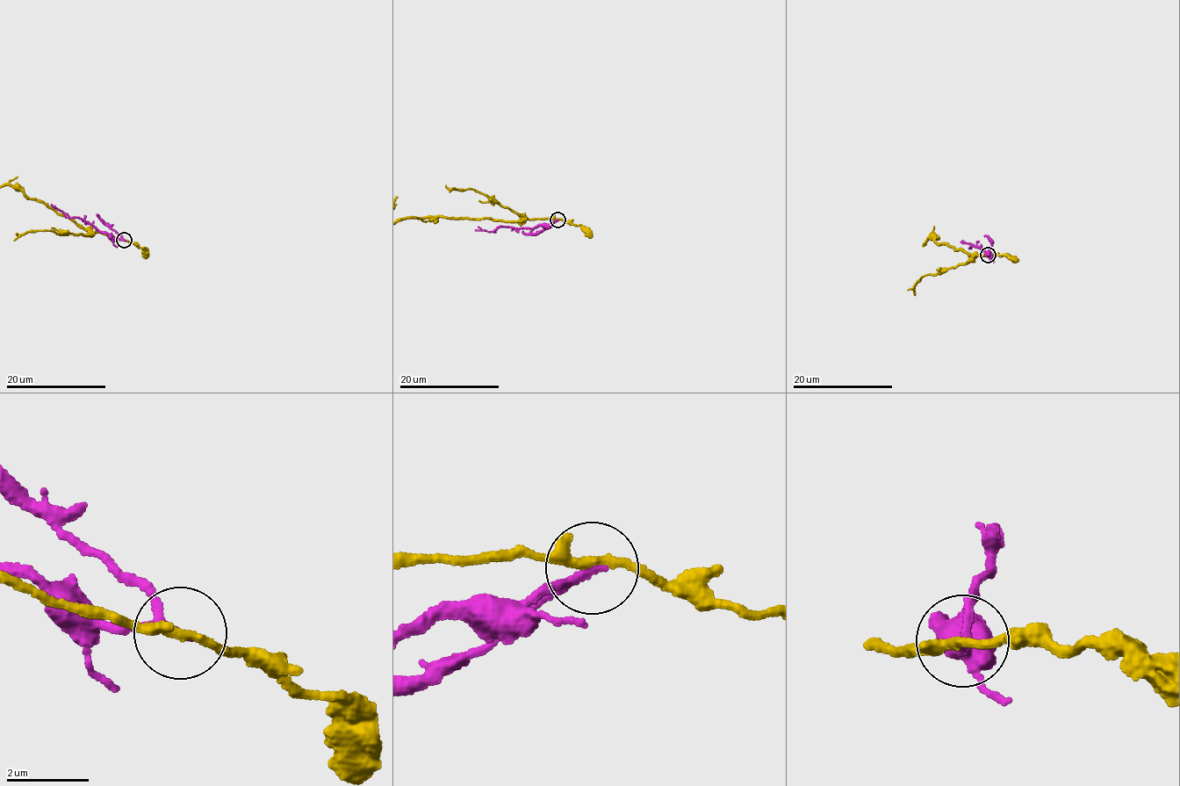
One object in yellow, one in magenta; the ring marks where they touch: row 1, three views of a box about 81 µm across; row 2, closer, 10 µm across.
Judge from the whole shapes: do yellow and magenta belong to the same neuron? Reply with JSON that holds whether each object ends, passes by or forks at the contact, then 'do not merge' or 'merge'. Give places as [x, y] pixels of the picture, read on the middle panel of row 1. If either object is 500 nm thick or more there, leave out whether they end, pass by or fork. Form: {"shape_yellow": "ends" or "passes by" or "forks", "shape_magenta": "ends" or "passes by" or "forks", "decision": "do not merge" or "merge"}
{"shape_yellow": "passes by", "shape_magenta": "passes by", "decision": "do not merge"}

